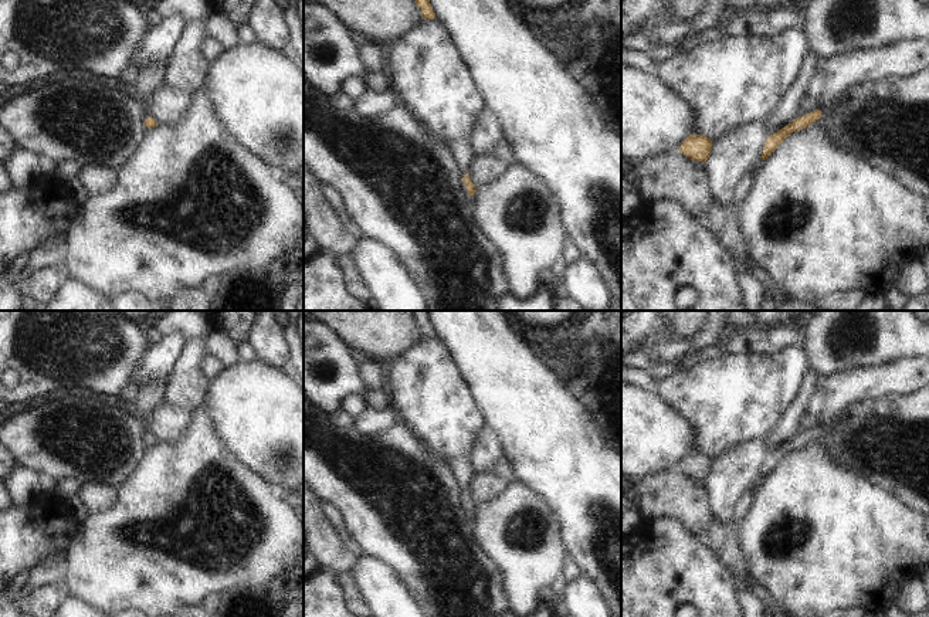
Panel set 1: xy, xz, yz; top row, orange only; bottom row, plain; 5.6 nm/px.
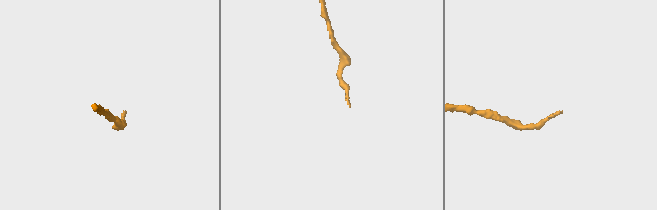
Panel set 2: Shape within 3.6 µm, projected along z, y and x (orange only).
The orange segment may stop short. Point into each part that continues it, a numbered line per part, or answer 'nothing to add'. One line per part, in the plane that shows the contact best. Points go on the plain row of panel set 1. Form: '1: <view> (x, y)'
1: yz (827, 427).

